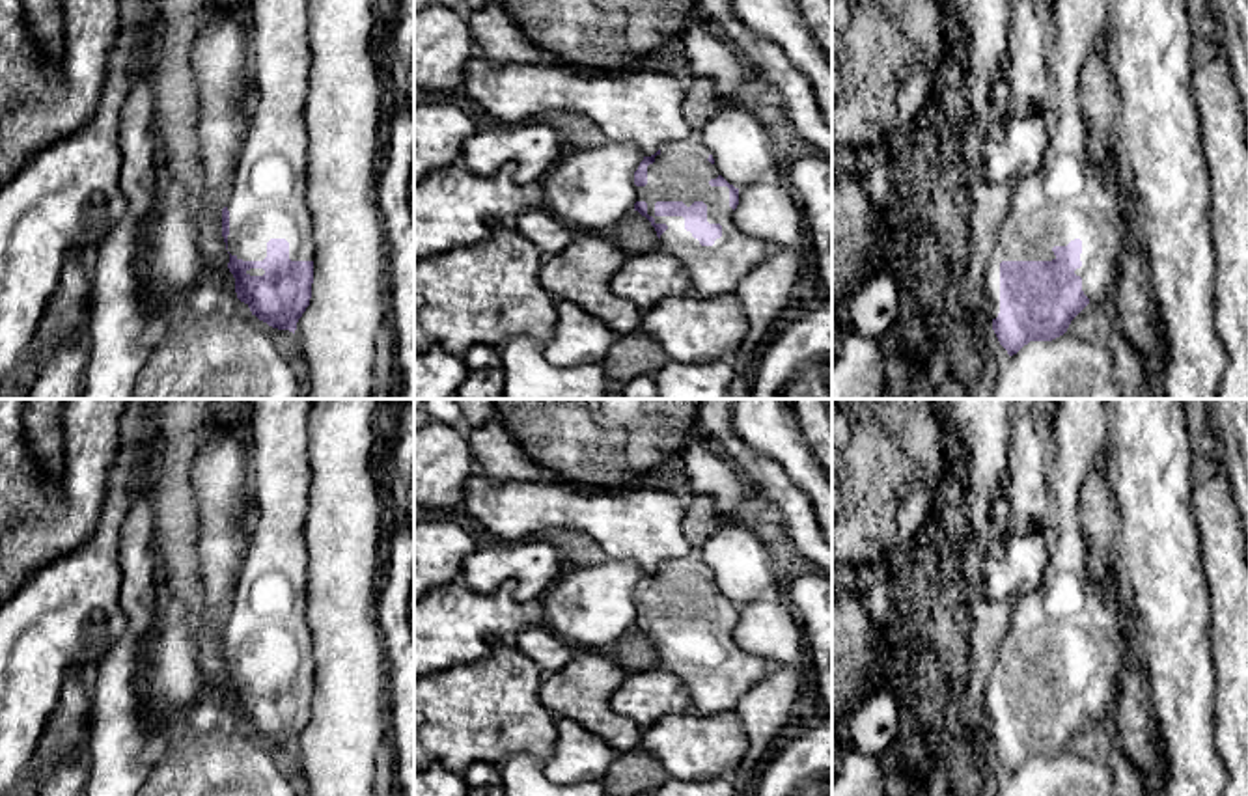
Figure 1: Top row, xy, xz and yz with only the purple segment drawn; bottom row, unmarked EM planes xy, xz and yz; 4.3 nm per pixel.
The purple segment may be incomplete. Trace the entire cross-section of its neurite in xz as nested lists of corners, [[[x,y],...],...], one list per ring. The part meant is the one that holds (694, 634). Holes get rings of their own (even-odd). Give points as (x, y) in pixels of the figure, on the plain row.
[[[698,550],[644,574],[634,602],[634,628],[651,639],[660,667],[681,679],[694,712],[731,712],[769,675],[767,660],[733,641],[739,606],[718,591]]]

